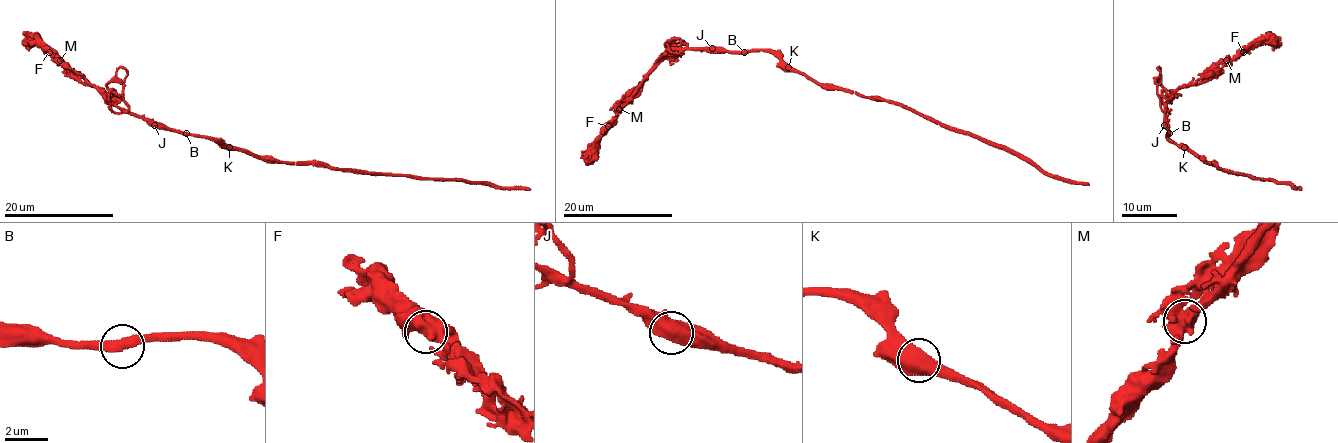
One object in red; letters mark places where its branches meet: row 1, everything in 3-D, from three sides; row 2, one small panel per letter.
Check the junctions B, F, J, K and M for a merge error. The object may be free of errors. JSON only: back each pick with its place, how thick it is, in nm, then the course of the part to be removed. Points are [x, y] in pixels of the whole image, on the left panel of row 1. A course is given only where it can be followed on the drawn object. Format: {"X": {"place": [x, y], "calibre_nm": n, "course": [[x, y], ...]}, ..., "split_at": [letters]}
{"M": {"place": [60, 60], "calibre_nm": 600, "course": [[60, 60], [107, 96], [110, 94], [108, 82], [121, 67], [127, 70]]}, "split_at": ["M"]}

